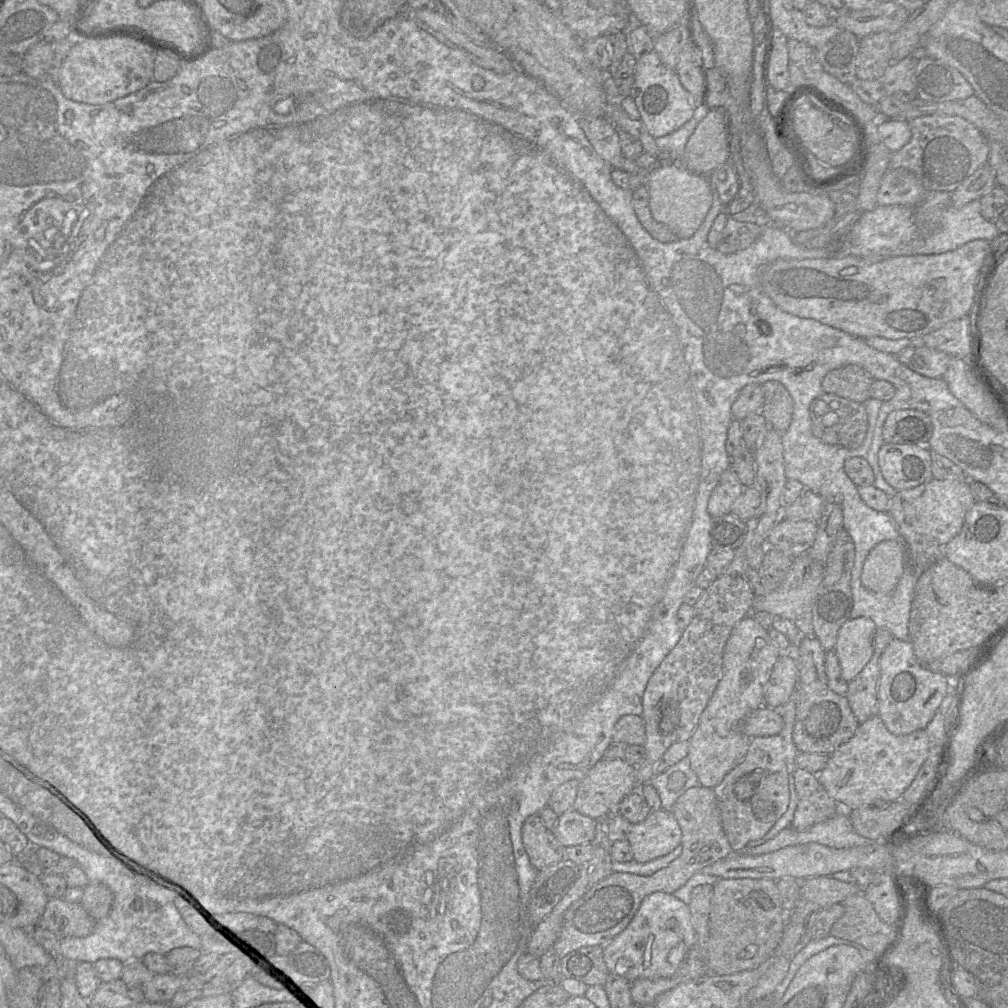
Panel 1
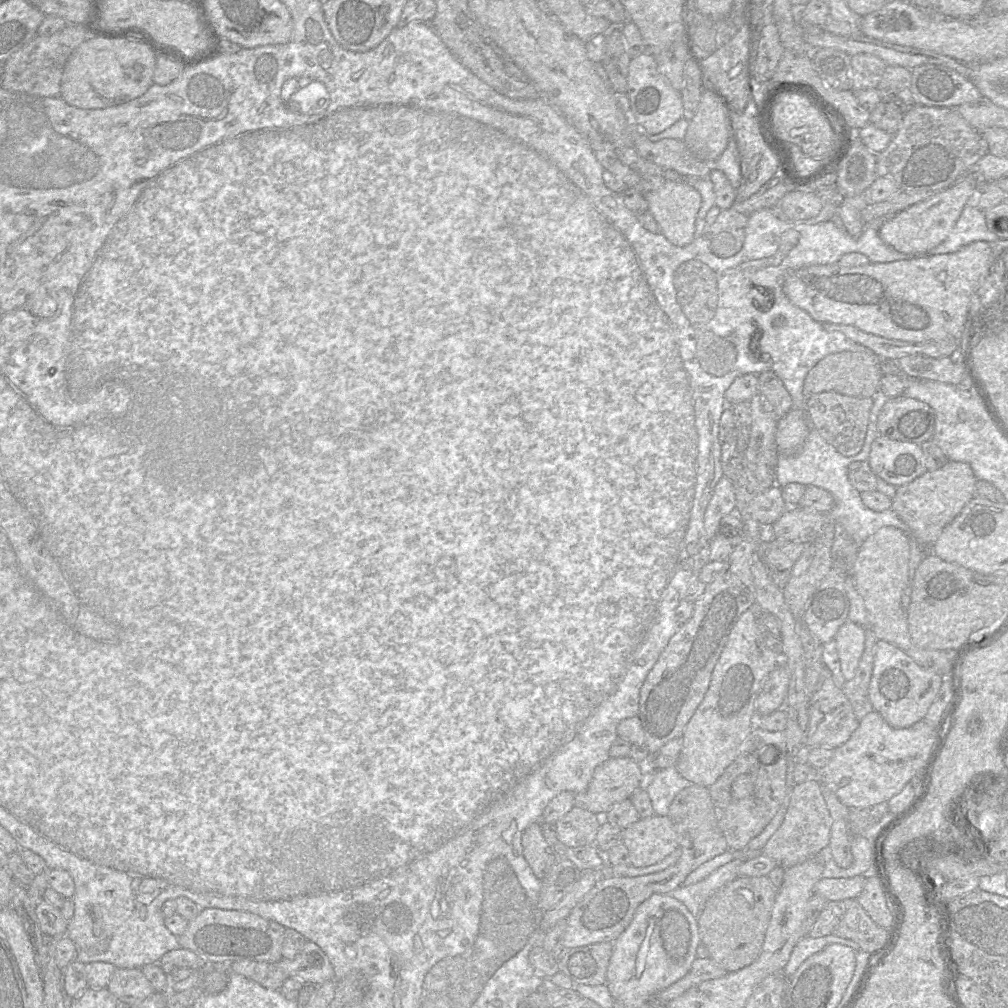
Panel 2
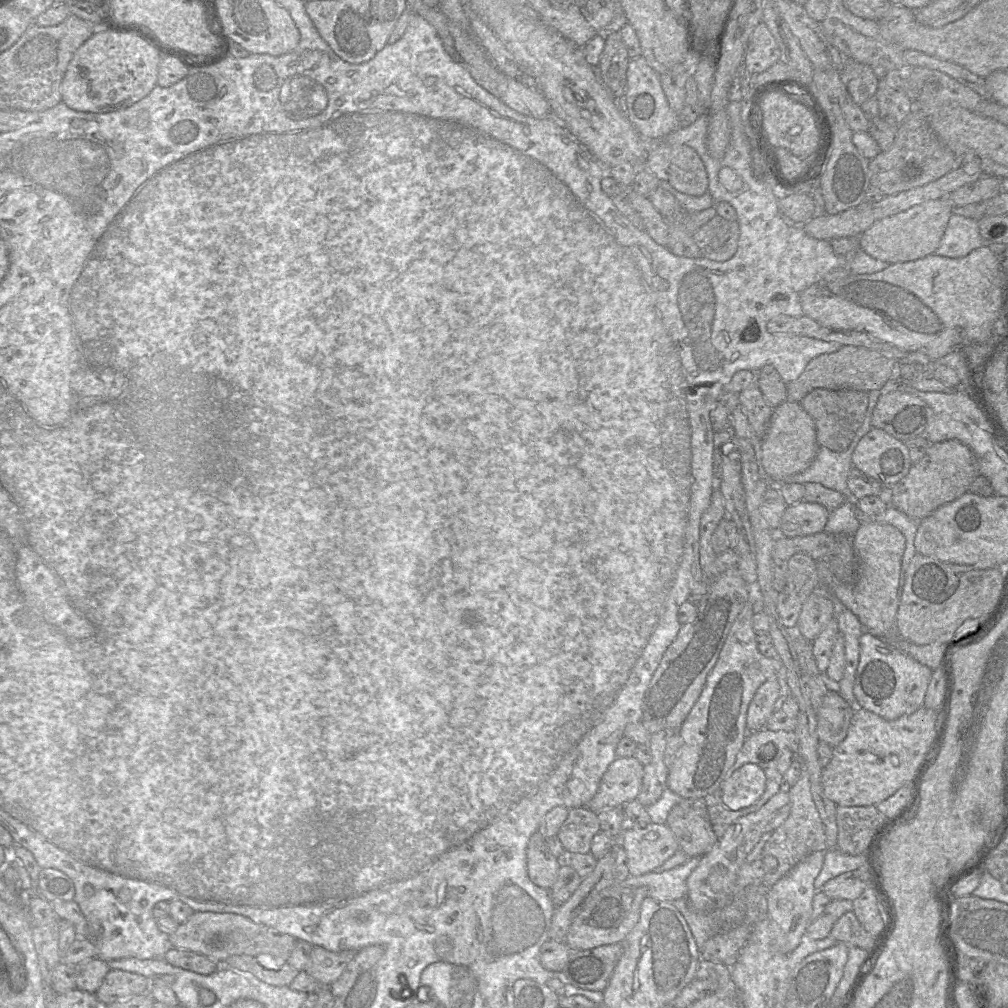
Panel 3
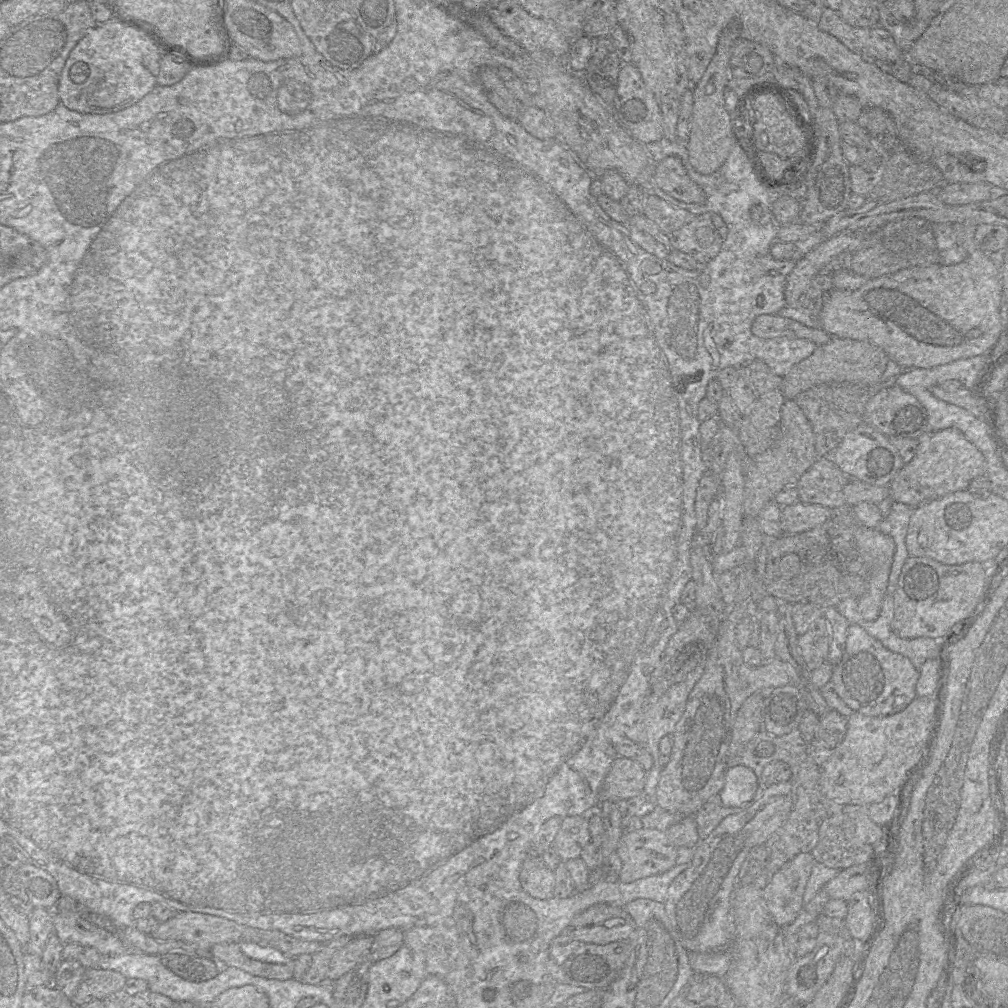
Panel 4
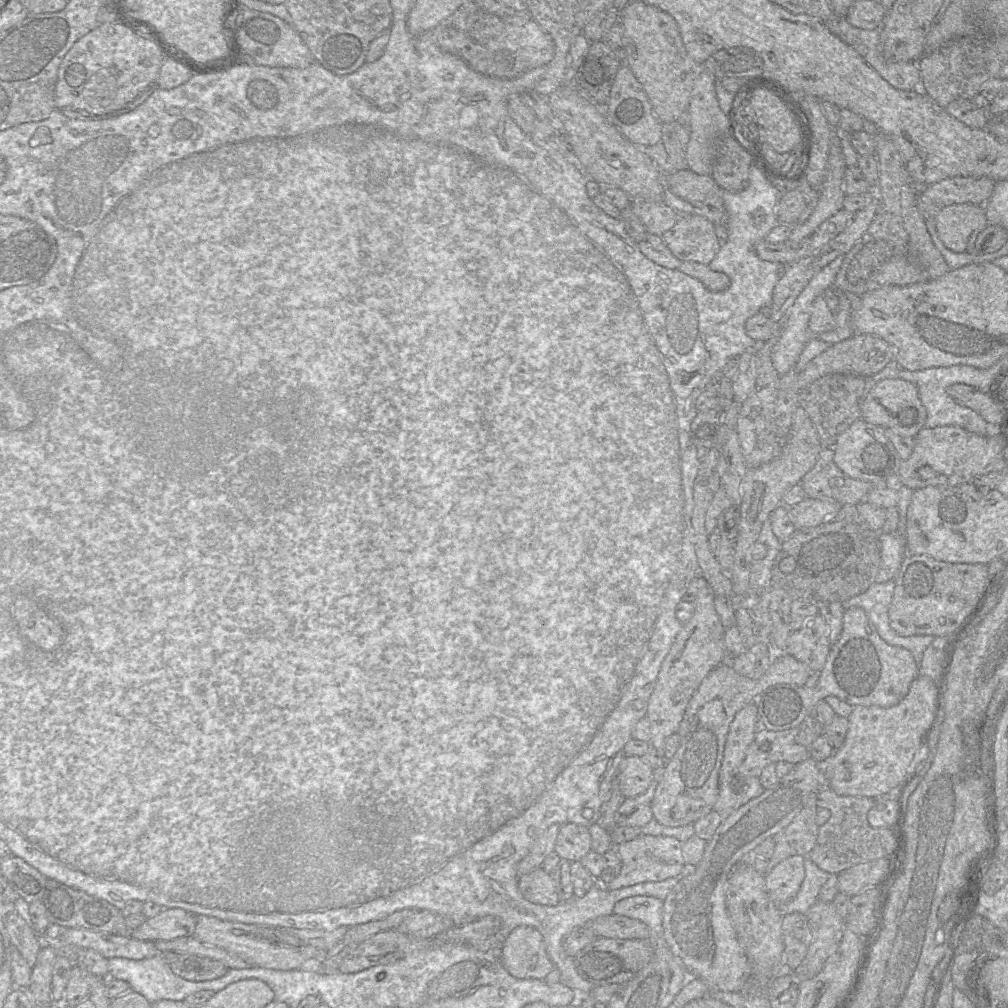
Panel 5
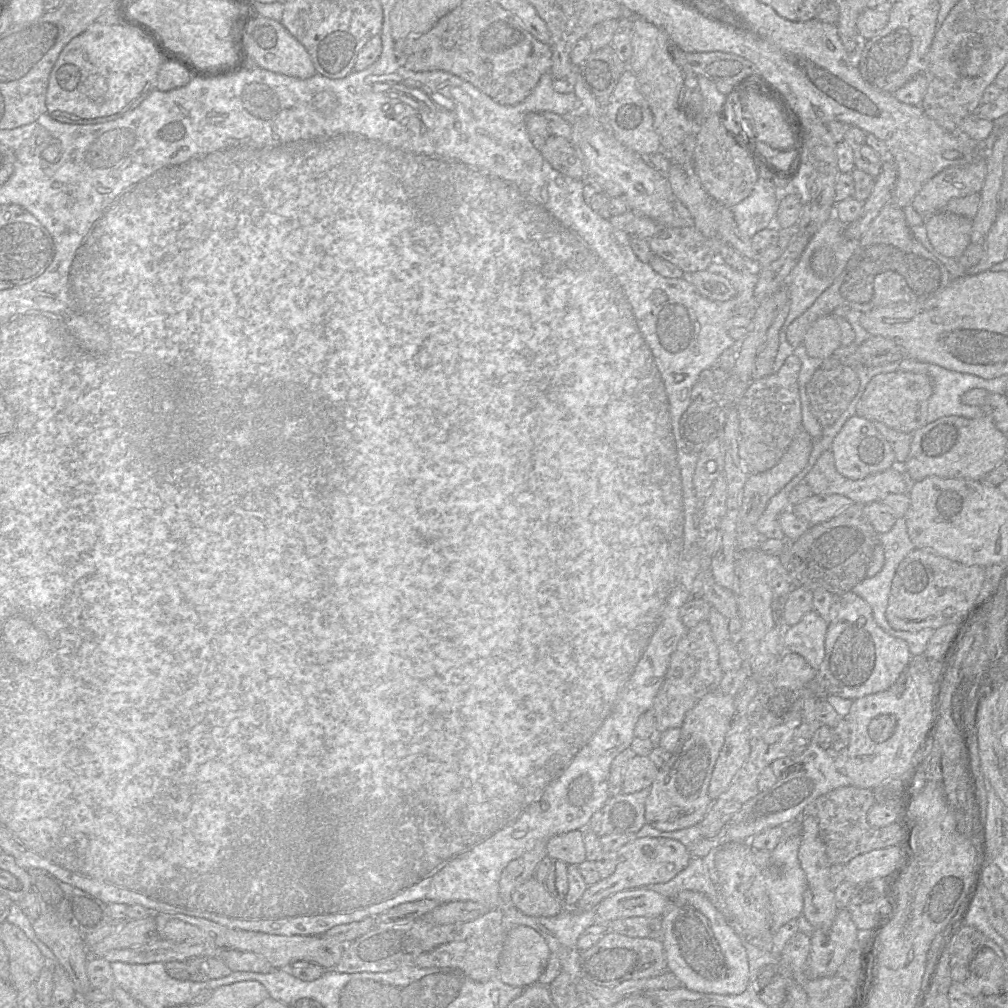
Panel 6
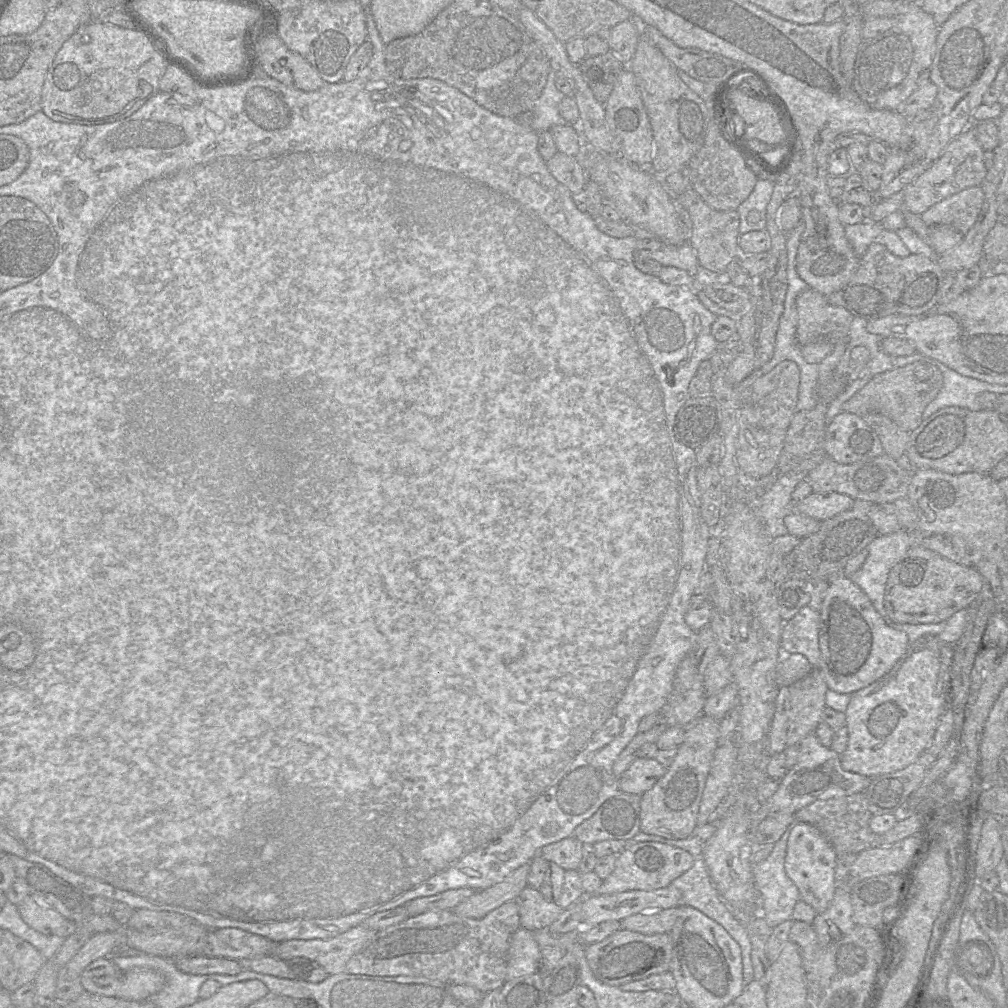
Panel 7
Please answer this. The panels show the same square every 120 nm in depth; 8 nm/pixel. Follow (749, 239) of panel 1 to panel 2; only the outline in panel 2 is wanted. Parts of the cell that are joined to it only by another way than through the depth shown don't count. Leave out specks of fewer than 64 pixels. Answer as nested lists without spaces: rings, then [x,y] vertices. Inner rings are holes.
[[[730,208],[722,210],[715,222],[705,226],[704,238],[710,250],[720,258],[730,258],[743,247],[748,216]]]

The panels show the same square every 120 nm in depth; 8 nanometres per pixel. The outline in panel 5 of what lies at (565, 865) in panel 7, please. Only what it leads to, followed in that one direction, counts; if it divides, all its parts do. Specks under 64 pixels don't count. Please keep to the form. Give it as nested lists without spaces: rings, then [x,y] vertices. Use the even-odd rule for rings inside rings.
[[[566,823],[561,825],[554,851],[560,858],[577,862],[591,851],[591,834],[586,826]]]

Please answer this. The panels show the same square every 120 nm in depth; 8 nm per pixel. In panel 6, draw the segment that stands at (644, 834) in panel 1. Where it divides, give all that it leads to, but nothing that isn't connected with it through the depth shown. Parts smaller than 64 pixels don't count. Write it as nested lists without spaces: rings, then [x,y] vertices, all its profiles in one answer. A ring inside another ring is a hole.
[[[662,837],[637,838],[617,851],[617,865],[613,874],[588,886],[576,907],[572,909],[592,910],[602,900],[620,891],[666,883],[683,871],[688,866],[690,859],[689,848],[677,840]]]

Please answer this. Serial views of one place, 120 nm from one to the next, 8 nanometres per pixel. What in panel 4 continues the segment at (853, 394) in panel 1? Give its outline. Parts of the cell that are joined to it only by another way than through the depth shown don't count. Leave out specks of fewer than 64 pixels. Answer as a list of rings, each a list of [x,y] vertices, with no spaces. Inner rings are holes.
[[[832,337],[831,341],[819,345],[813,354],[793,366],[782,378],[780,389],[786,400],[794,400],[802,392],[820,384],[850,382],[870,386],[880,380],[888,360],[888,355],[874,344]]]

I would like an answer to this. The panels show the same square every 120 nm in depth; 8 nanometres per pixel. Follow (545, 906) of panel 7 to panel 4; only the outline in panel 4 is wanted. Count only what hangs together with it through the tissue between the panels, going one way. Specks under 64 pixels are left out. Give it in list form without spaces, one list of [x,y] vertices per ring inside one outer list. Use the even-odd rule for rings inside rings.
[[[528,854],[519,880],[523,890],[533,898],[547,900],[554,897],[555,874],[544,864],[541,857]]]

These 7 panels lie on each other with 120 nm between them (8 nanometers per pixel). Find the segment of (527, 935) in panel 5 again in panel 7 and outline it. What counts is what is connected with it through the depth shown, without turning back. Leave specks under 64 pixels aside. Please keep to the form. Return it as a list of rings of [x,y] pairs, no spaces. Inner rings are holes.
[[[520,927],[511,939],[506,980],[537,973],[540,951],[533,932]]]

